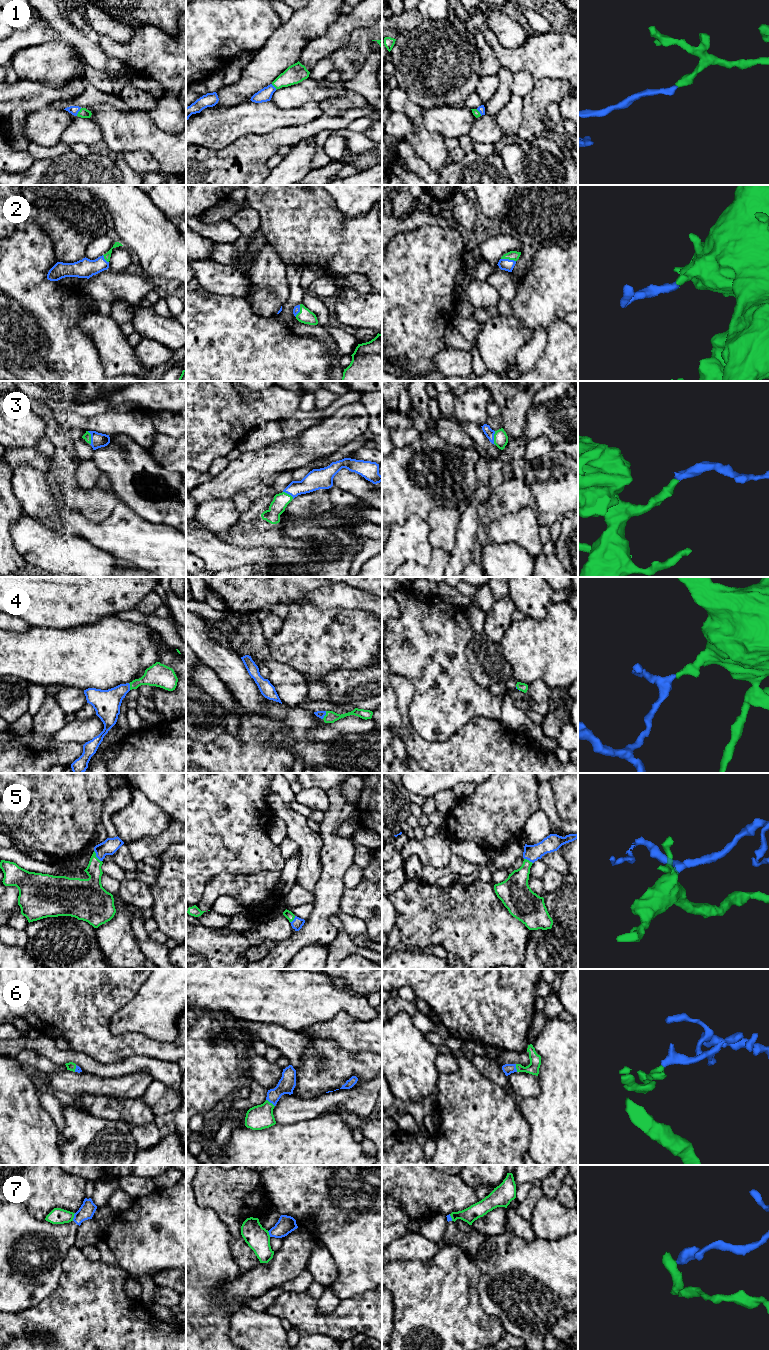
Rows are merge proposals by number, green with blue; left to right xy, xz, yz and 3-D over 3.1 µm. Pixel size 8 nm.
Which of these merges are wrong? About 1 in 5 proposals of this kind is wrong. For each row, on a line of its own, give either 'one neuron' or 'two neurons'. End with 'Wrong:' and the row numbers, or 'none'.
1: one neuron
2: one neuron
3: one neuron
4: one neuron
5: one neuron
6: one neuron
7: two neurons
Wrong: 7

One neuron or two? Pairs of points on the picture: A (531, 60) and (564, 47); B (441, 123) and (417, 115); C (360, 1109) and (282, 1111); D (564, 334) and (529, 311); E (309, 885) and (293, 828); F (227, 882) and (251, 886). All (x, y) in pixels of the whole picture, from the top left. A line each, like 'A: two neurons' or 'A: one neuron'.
A: one neuron
B: two neurons
C: one neuron
D: two neurons
E: one neuron
F: one neuron

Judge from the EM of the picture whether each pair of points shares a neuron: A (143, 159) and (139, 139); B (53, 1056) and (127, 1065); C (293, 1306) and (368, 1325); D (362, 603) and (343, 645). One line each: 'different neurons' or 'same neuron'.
A: different neurons
B: same neuron
C: same neuron
D: different neurons

